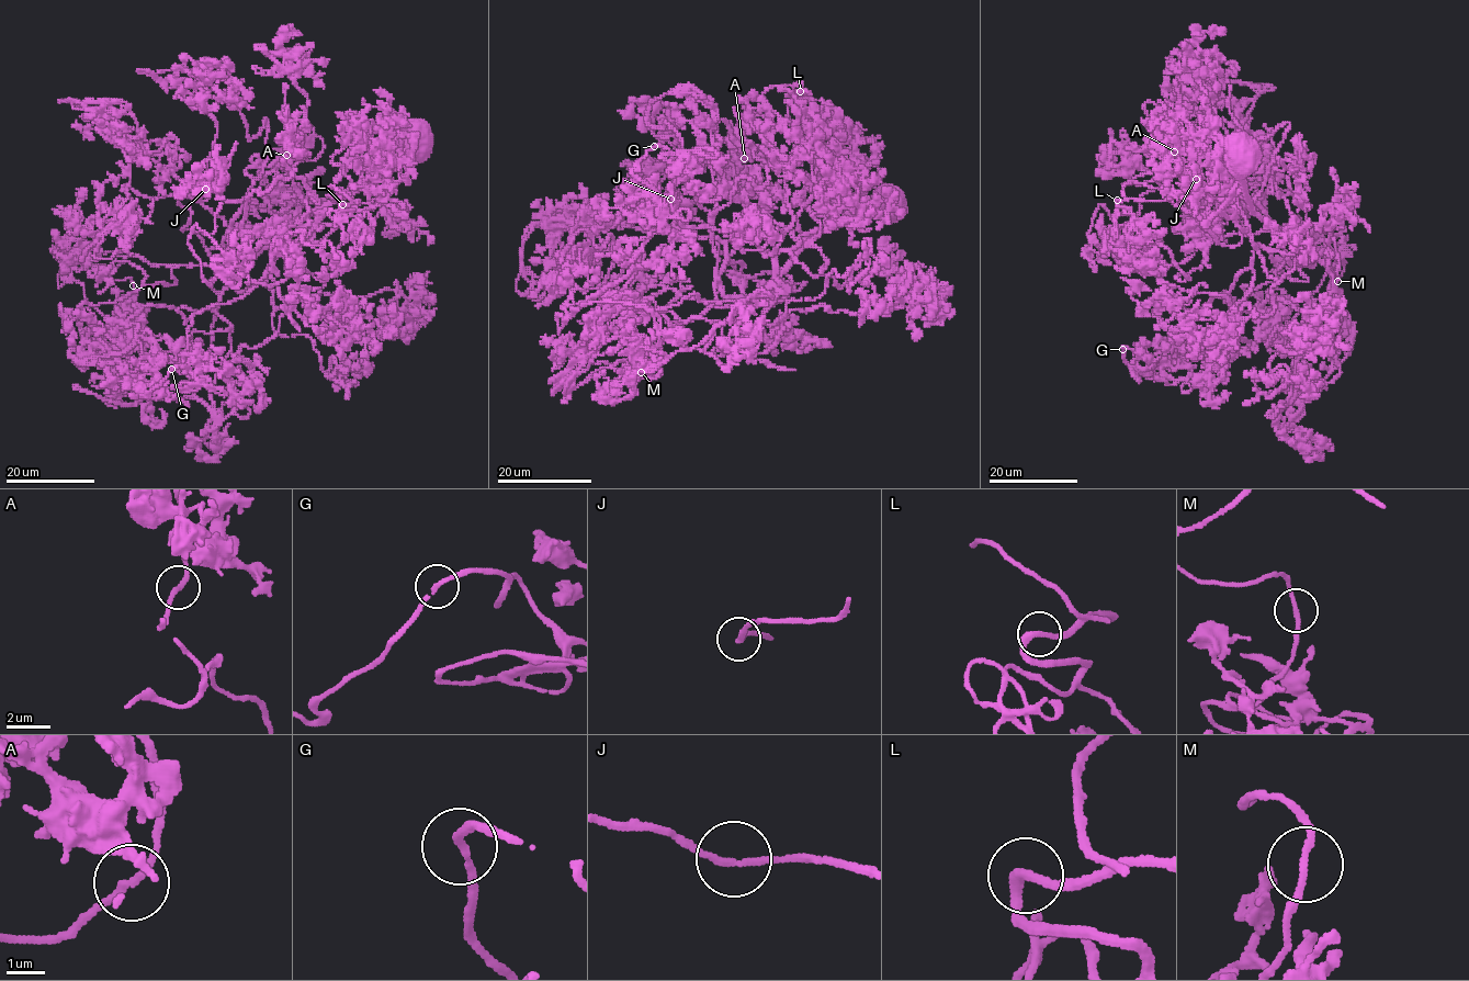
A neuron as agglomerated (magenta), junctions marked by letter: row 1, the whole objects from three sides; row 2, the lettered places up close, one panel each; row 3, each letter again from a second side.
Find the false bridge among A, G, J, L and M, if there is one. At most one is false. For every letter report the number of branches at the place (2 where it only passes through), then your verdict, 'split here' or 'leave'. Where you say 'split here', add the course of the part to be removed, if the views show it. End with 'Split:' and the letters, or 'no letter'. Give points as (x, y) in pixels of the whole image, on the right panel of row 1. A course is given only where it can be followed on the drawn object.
A: 2 branches meet; leave
G: 2 branches meet; leave
J: 2 branches meet; leave
L: 2 branches meet; leave
M: 2 branches meet; leave
Split: no letter

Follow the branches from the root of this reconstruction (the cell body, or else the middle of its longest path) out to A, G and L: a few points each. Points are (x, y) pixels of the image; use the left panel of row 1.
A: (414, 139), (358, 189), (274, 230), (235, 227), (229, 241), (241, 230), (250, 194), (291, 177), (286, 155)
G: (414, 139), (388, 172), (383, 203), (284, 241), (245, 294), (195, 313), (185, 372), (172, 369)
L: (414, 139), (384, 202), (309, 221), (312, 243), (338, 224), (342, 193), (358, 202), (342, 204)

